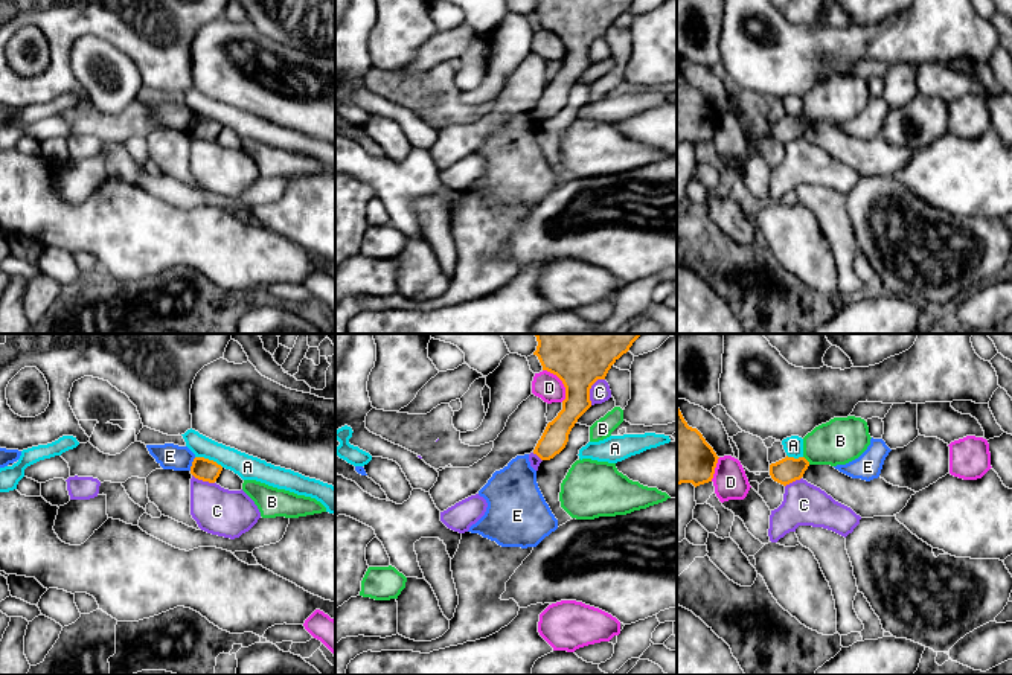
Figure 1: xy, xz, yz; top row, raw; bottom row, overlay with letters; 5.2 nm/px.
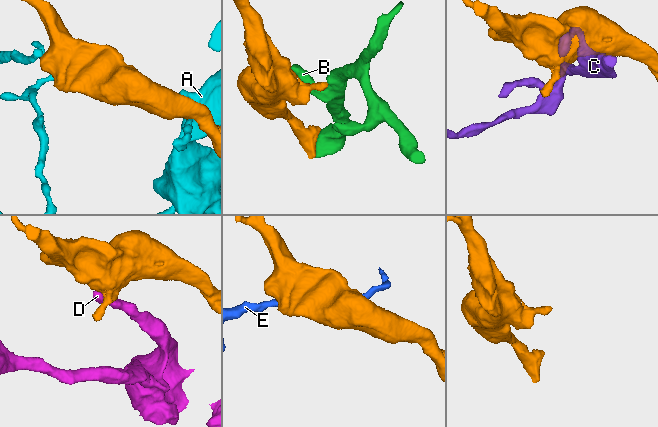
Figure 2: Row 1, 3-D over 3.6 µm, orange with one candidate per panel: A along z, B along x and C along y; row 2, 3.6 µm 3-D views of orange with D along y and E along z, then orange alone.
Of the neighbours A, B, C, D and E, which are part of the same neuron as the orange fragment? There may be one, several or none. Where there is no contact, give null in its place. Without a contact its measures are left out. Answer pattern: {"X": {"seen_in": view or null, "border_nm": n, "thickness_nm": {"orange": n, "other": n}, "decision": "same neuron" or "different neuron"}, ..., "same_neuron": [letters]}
{"A": {"seen_in": "xy", "border_nm": 160, "thickness_nm": {"orange": 120, "other": 130}, "decision": "different neuron"}, "B": {"seen_in": "yz", "border_nm": 60, "thickness_nm": {"orange": 140, "other": 240}, "decision": "different neuron"}, "C": {"seen_in": "xz", "border_nm": 160, "thickness_nm": {"orange": 240, "other": 110}, "decision": "different neuron"}, "D": {"seen_in": "xz", "border_nm": 200, "thickness_nm": {"orange": 240, "other": 150}, "decision": "different neuron"}, "E": {"seen_in": "xy", "border_nm": 80, "thickness_nm": {"orange": 120, "other": 140}, "decision": "different neuron"}, "same_neuron": []}

